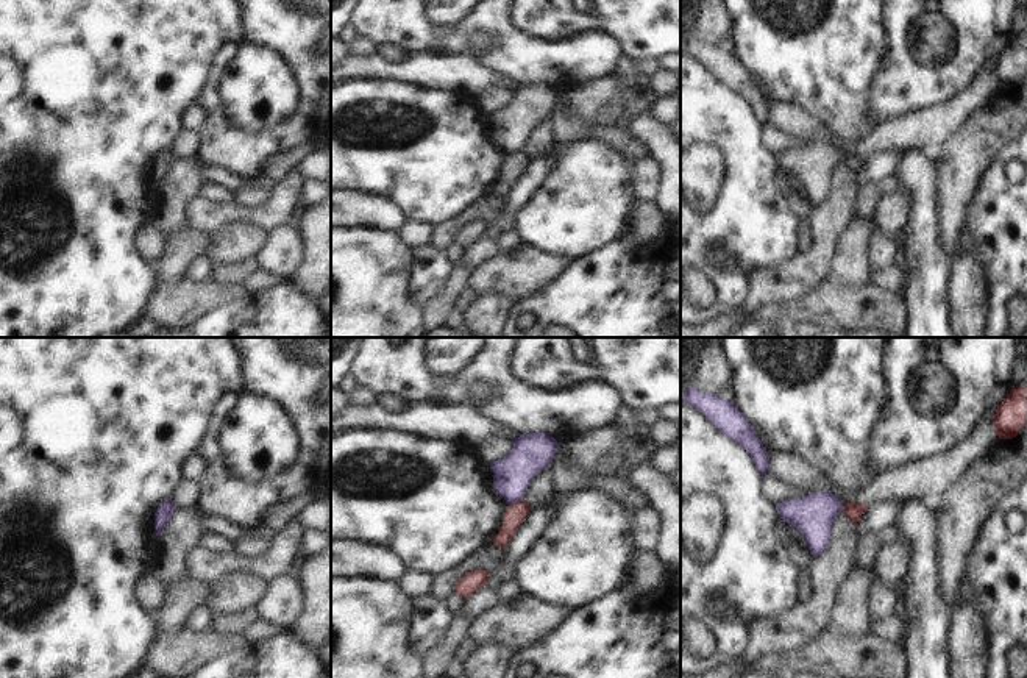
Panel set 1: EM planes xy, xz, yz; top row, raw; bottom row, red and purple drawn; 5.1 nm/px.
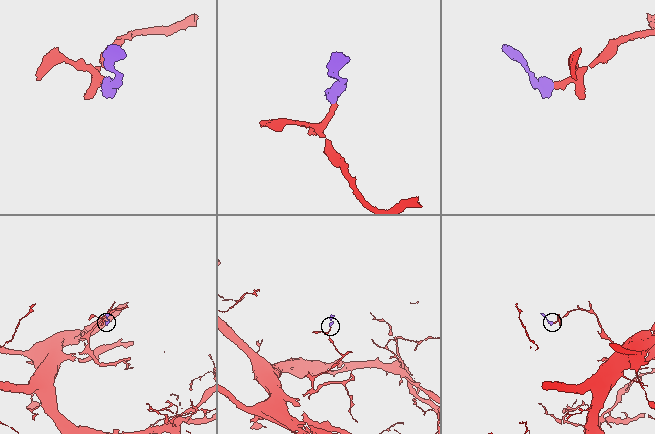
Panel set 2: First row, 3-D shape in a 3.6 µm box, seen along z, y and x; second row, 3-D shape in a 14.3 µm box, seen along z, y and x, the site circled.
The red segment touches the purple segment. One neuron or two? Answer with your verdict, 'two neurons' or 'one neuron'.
two neurons

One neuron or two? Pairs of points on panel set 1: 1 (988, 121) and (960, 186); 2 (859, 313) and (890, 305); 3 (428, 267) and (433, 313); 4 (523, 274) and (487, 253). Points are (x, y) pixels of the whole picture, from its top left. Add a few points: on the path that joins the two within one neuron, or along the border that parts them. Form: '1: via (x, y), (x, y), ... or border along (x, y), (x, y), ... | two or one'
1: via (984, 136), (963, 161), (960, 171) | one
2: via (867, 310), (882, 308) | one
3: border along (454, 271), (447, 286), (423, 305) | two
4: border along (498, 253), (473, 271) | two

